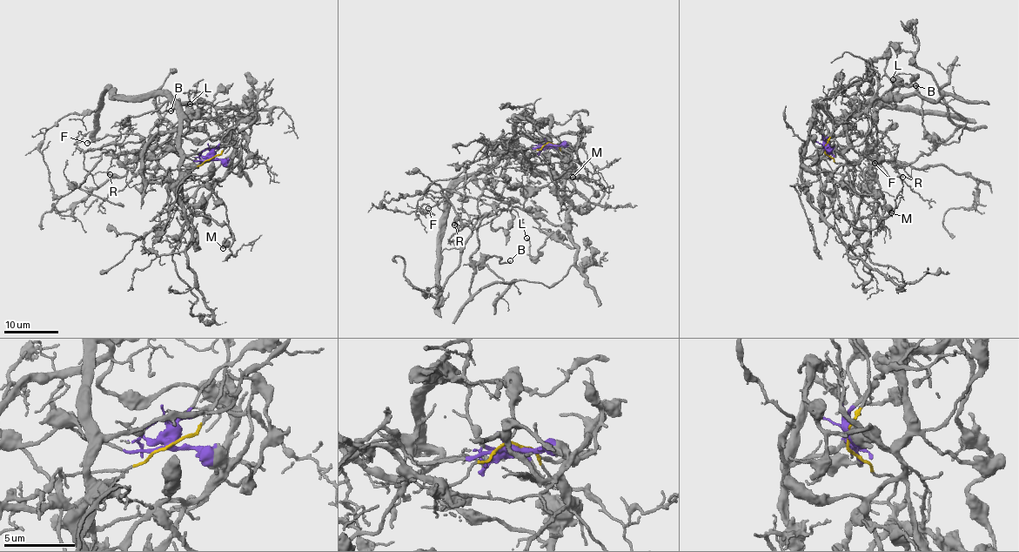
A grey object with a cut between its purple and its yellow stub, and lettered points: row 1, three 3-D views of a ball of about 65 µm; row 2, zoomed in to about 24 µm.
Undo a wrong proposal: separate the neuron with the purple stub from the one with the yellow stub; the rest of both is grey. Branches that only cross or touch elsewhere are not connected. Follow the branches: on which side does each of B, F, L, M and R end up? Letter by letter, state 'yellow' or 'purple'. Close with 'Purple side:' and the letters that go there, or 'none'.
B: purple
F: yellow
L: purple
M: purple
R: purple
Purple side: B, L, M, R

